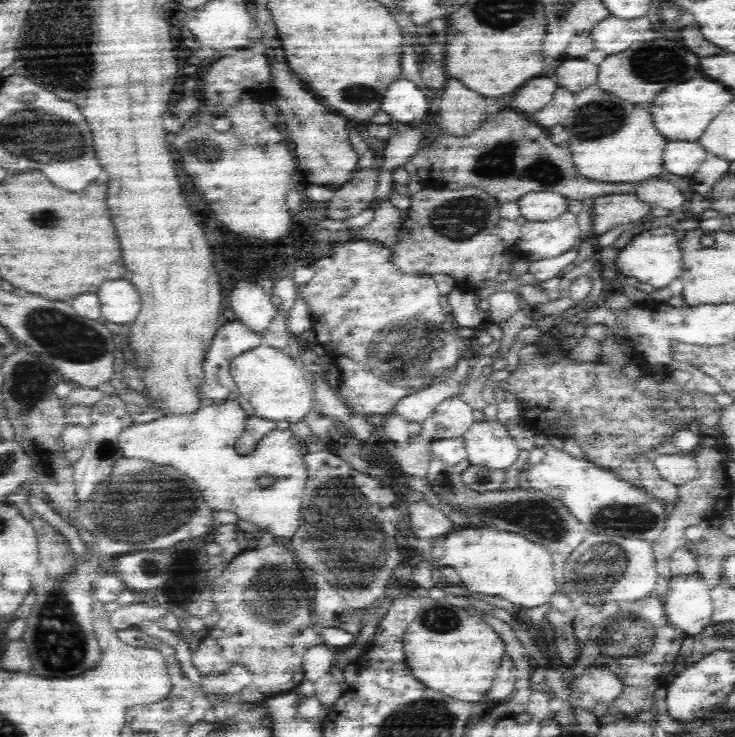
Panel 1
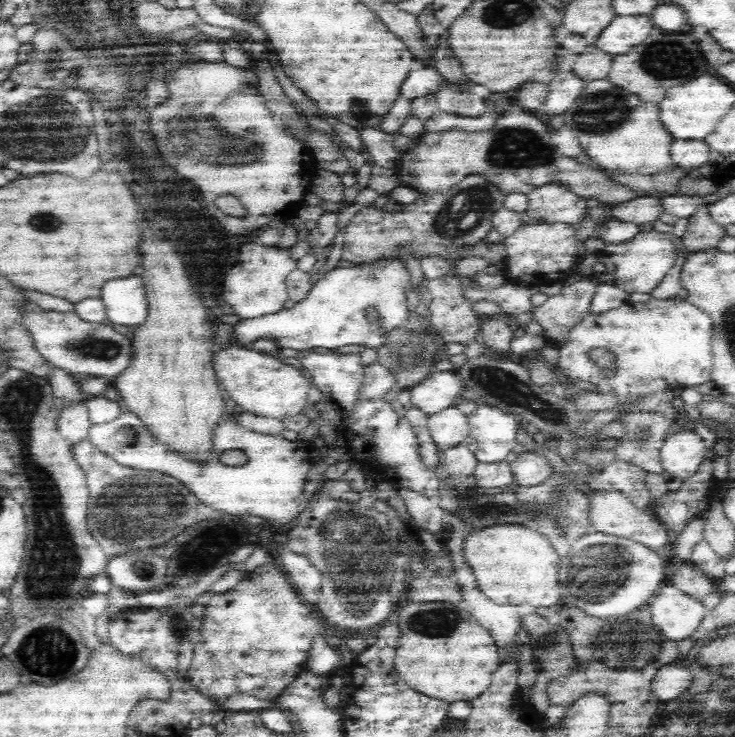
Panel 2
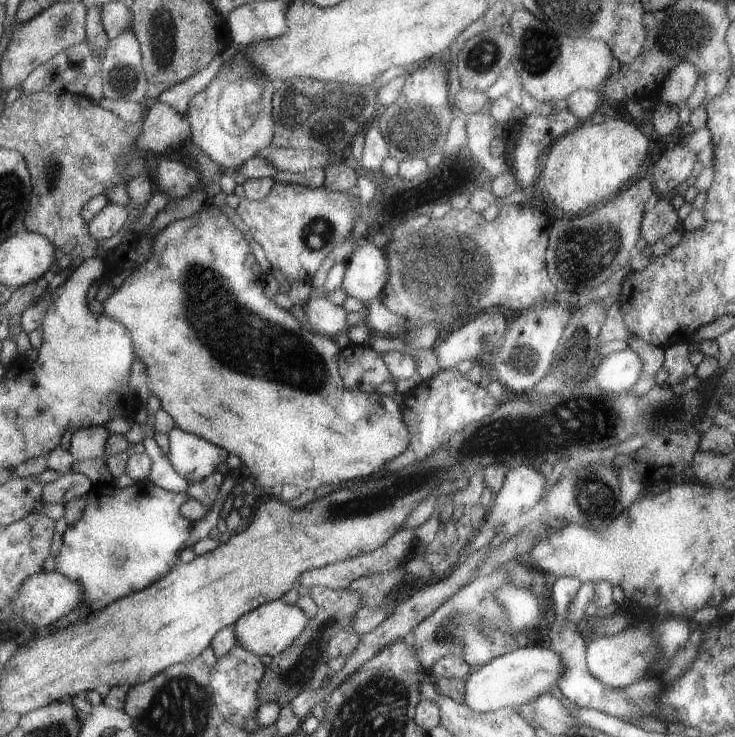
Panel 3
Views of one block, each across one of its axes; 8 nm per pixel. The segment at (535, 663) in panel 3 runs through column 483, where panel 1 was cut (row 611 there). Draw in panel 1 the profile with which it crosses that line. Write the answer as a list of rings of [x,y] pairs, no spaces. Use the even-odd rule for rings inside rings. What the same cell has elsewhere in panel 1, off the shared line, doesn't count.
[[[673,576],[662,601],[666,622],[684,637],[693,637],[712,626],[711,589],[699,577]]]

